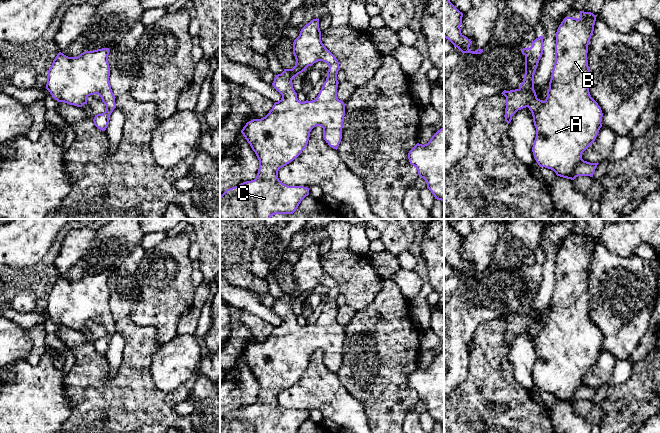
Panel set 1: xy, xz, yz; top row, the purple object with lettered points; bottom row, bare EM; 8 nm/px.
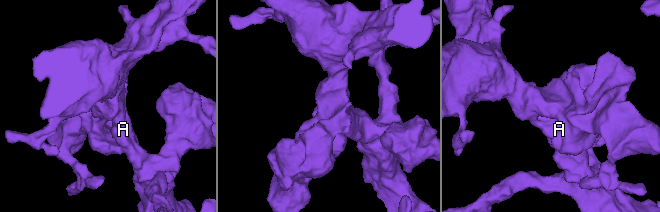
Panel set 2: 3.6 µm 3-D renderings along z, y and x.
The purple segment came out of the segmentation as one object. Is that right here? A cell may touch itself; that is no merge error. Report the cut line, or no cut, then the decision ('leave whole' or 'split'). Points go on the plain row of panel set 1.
cut none; leave whole

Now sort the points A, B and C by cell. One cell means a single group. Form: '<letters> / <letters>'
A B C

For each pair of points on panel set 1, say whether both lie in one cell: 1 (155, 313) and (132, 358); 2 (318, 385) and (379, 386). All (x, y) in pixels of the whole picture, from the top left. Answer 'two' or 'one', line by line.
1: two
2: two

